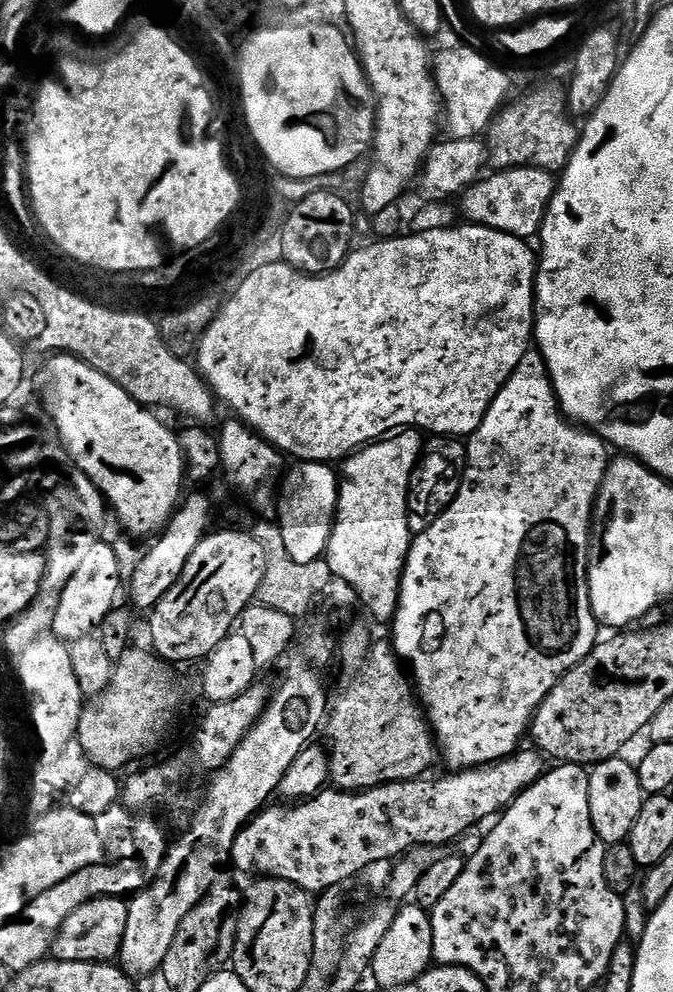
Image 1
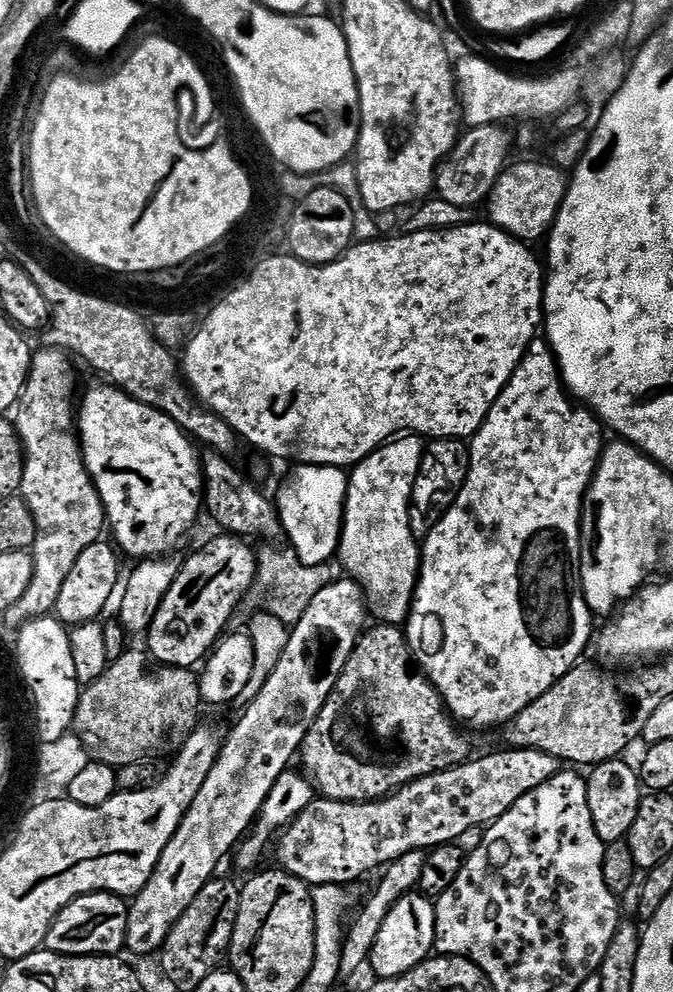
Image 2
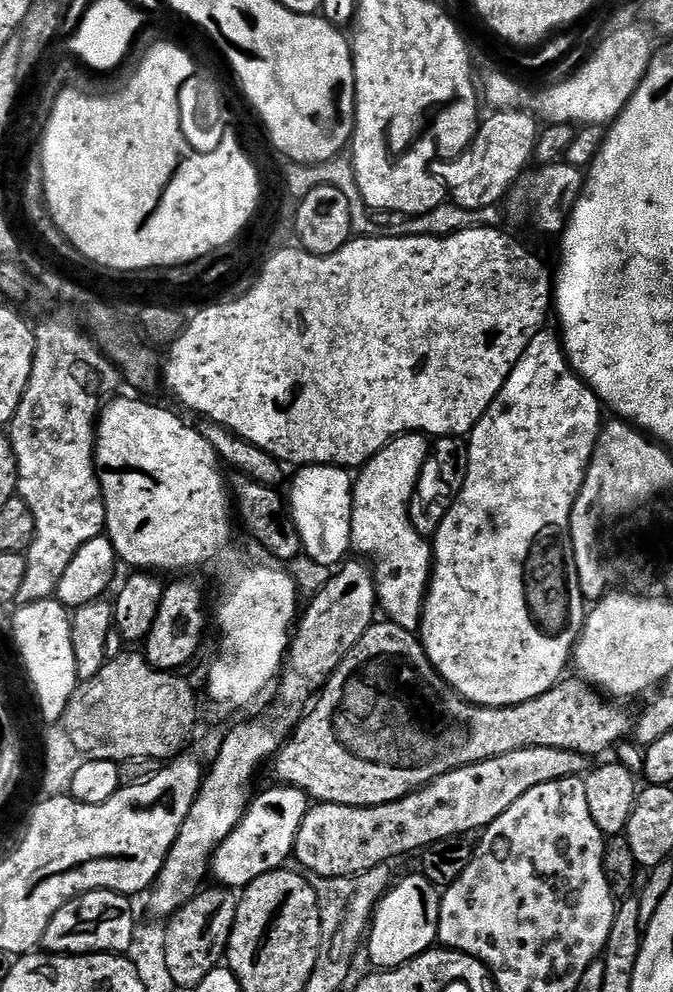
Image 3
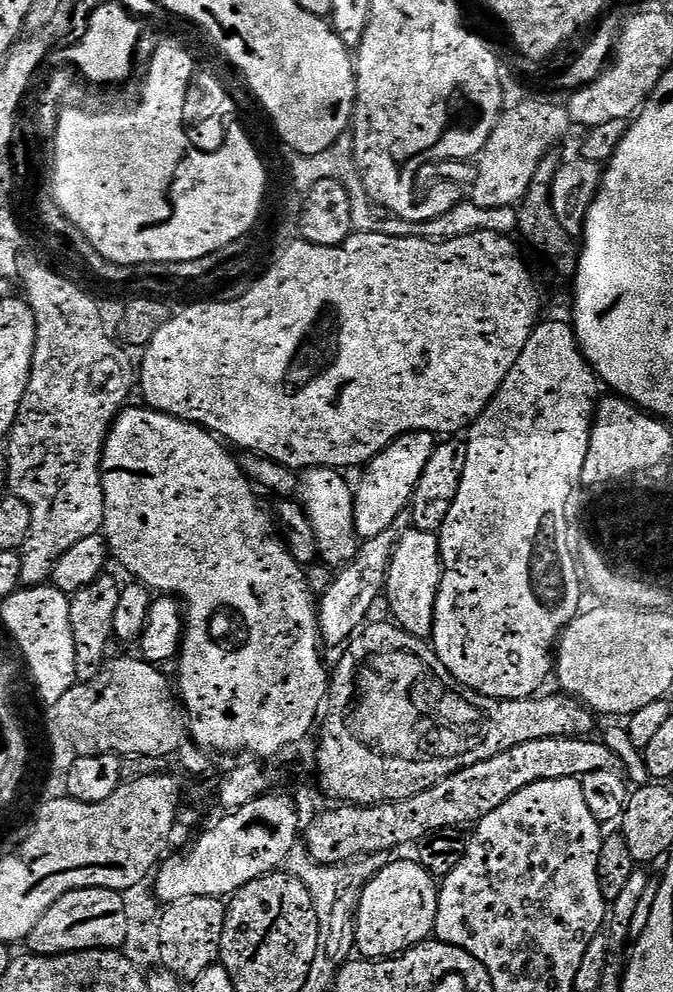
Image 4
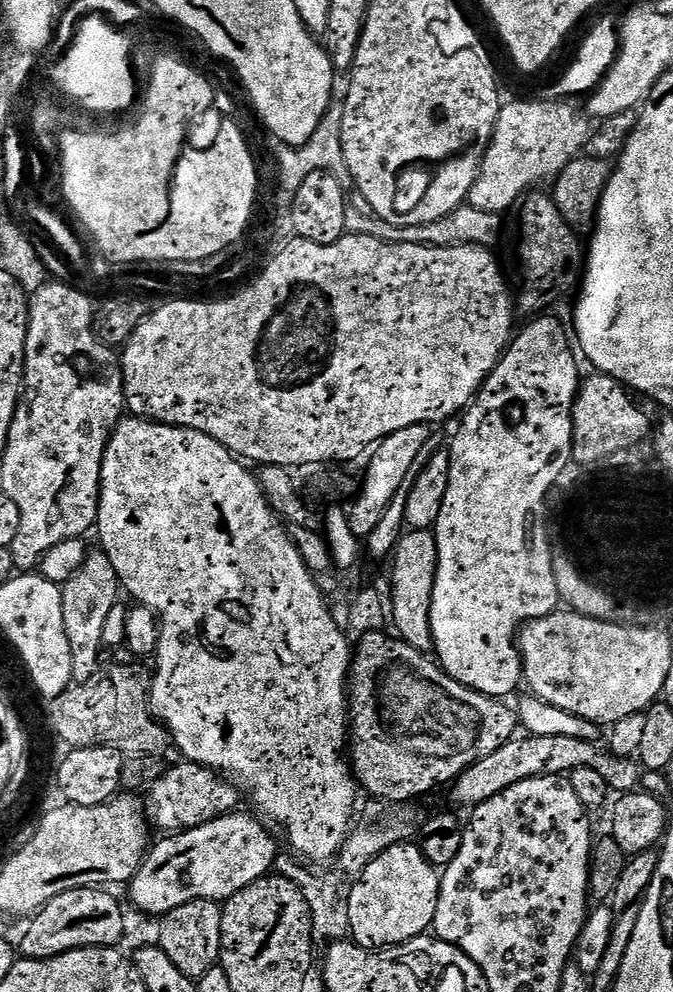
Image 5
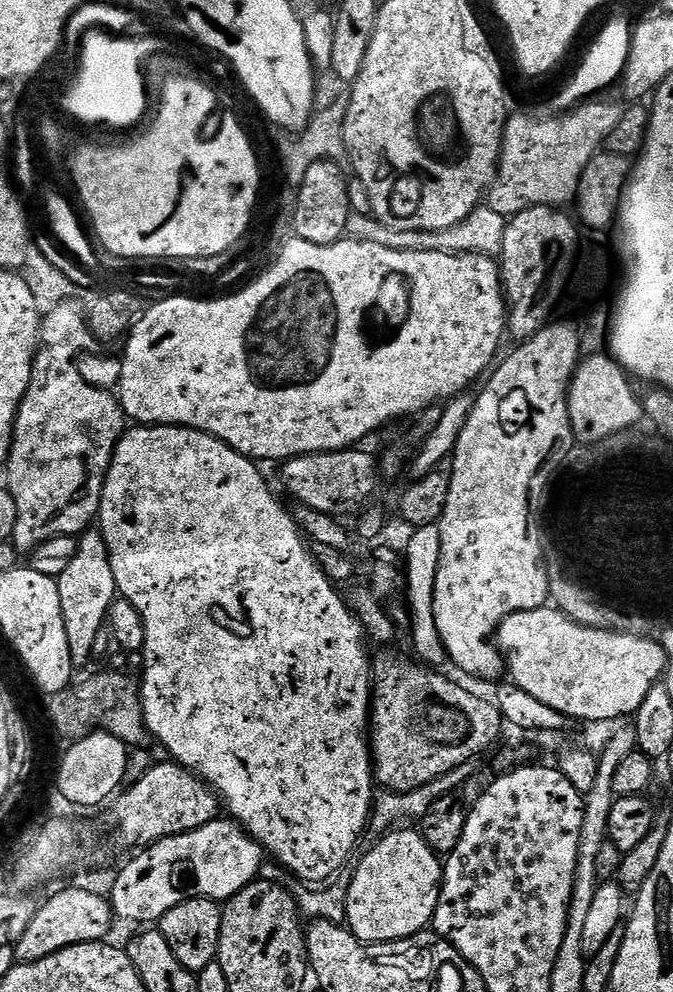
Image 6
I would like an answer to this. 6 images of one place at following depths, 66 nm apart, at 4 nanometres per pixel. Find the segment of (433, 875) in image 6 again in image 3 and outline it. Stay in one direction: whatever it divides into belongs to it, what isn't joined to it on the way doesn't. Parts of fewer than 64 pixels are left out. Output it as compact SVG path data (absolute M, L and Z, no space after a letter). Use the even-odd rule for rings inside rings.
M423 874L395 881L375 906L366 933L368 960L376 970L397 968L427 952L437 943L441 893Z

